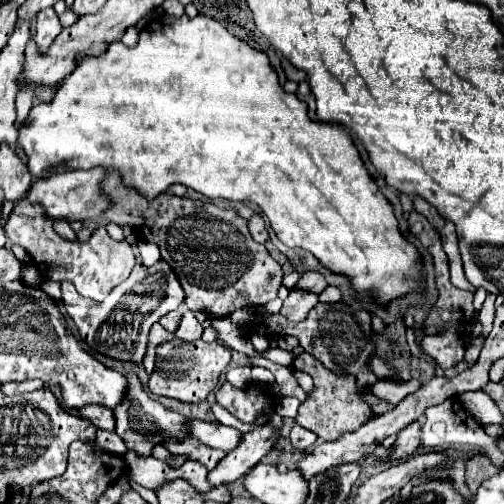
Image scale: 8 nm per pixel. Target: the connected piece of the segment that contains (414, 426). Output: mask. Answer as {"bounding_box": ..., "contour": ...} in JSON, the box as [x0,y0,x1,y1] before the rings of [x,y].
{"bounding_box":[390,422,422,460],"contour":[[[412,422],[410,426],[402,428],[398,432],[398,440],[394,444],[394,454],[390,456],[390,460],[414,454],[418,450],[418,446],[420,446],[420,432],[422,432],[422,424],[420,422]]]}

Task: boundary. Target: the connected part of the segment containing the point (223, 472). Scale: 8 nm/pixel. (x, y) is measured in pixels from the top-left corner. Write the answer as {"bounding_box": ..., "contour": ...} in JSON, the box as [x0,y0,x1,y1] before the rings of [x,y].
{"bounding_box":[208,424,278,486],"contour":[[[266,424],[242,436],[240,444],[228,452],[214,470],[208,472],[208,482],[212,486],[222,486],[240,480],[252,466],[256,466],[274,448],[278,436]]]}

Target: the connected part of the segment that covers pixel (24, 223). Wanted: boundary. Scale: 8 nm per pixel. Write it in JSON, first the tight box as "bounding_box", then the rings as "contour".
{"bounding_box":[4,202,134,302],"contour":[[[18,202],[14,206],[12,214],[6,220],[4,232],[14,244],[20,244],[28,252],[34,266],[40,270],[44,278],[56,282],[70,280],[82,296],[92,298],[96,302],[102,302],[114,286],[118,286],[130,276],[134,268],[134,252],[130,244],[126,240],[124,242],[112,240],[106,234],[104,226],[96,228],[96,234],[92,234],[88,242],[80,240],[70,242],[60,238],[54,232],[52,222],[46,222],[46,218],[42,218],[42,210],[38,210],[38,206],[30,206],[30,202]]]}

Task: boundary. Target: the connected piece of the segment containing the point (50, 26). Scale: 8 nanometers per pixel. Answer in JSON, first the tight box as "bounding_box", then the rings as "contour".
{"bounding_box":[34,8,62,46],"contour":[[[52,8],[42,10],[42,14],[36,18],[36,26],[34,26],[34,38],[40,46],[50,46],[50,42],[56,38],[56,34],[60,34],[62,26],[58,22],[58,16]]]}

